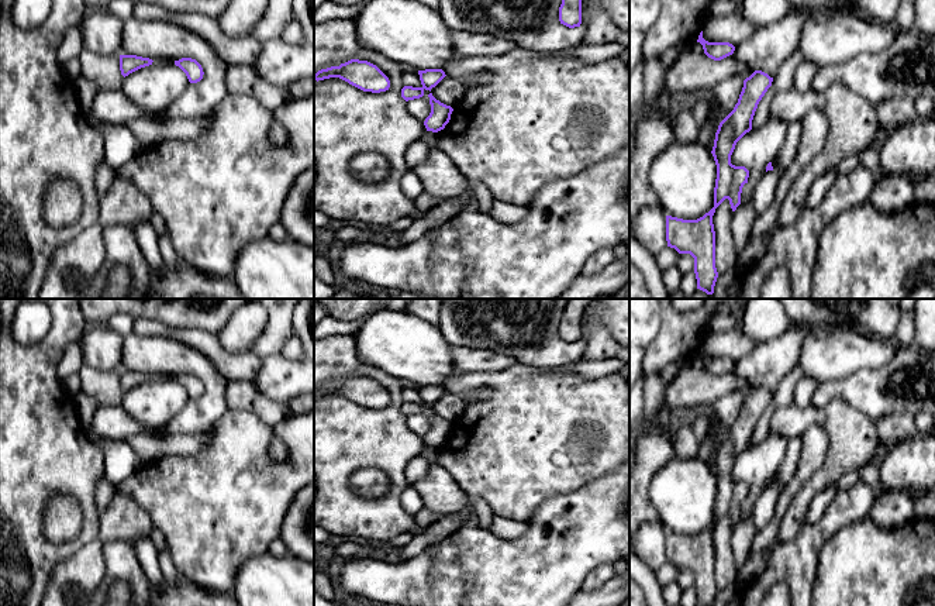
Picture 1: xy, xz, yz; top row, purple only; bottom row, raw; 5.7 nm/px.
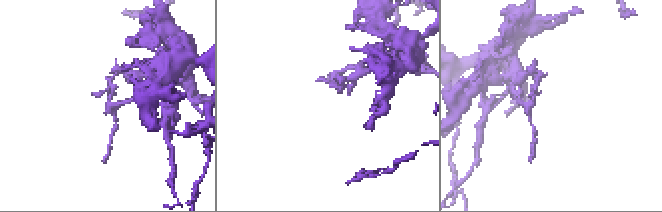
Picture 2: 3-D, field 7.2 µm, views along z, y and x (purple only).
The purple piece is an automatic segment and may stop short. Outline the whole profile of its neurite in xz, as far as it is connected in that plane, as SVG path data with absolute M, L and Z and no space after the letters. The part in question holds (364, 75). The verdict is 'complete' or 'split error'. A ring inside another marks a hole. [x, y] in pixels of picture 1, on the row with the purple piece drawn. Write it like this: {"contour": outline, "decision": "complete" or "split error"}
{"contour": "M359 59L321 69L314 75L317 82L330 78L339 78L363 92L372 93L386 92L390 87L389 78L376 65Z", "decision": "complete"}

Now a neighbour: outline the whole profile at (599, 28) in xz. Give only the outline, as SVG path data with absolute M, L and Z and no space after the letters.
M591 10L582 18L580 27L584 28L583 44L610 44L618 37L618 27L604 10Z

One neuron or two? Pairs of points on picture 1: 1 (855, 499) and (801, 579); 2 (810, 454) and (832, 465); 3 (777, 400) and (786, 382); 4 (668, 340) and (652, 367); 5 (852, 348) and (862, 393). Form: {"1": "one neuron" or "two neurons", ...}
{"1": "one neuron", "2": "two neurons", "3": "one neuron", "4": "one neuron", "5": "two neurons"}

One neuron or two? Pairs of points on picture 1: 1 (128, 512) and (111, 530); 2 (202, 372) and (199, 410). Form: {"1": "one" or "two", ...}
{"1": "one", "2": "one"}

